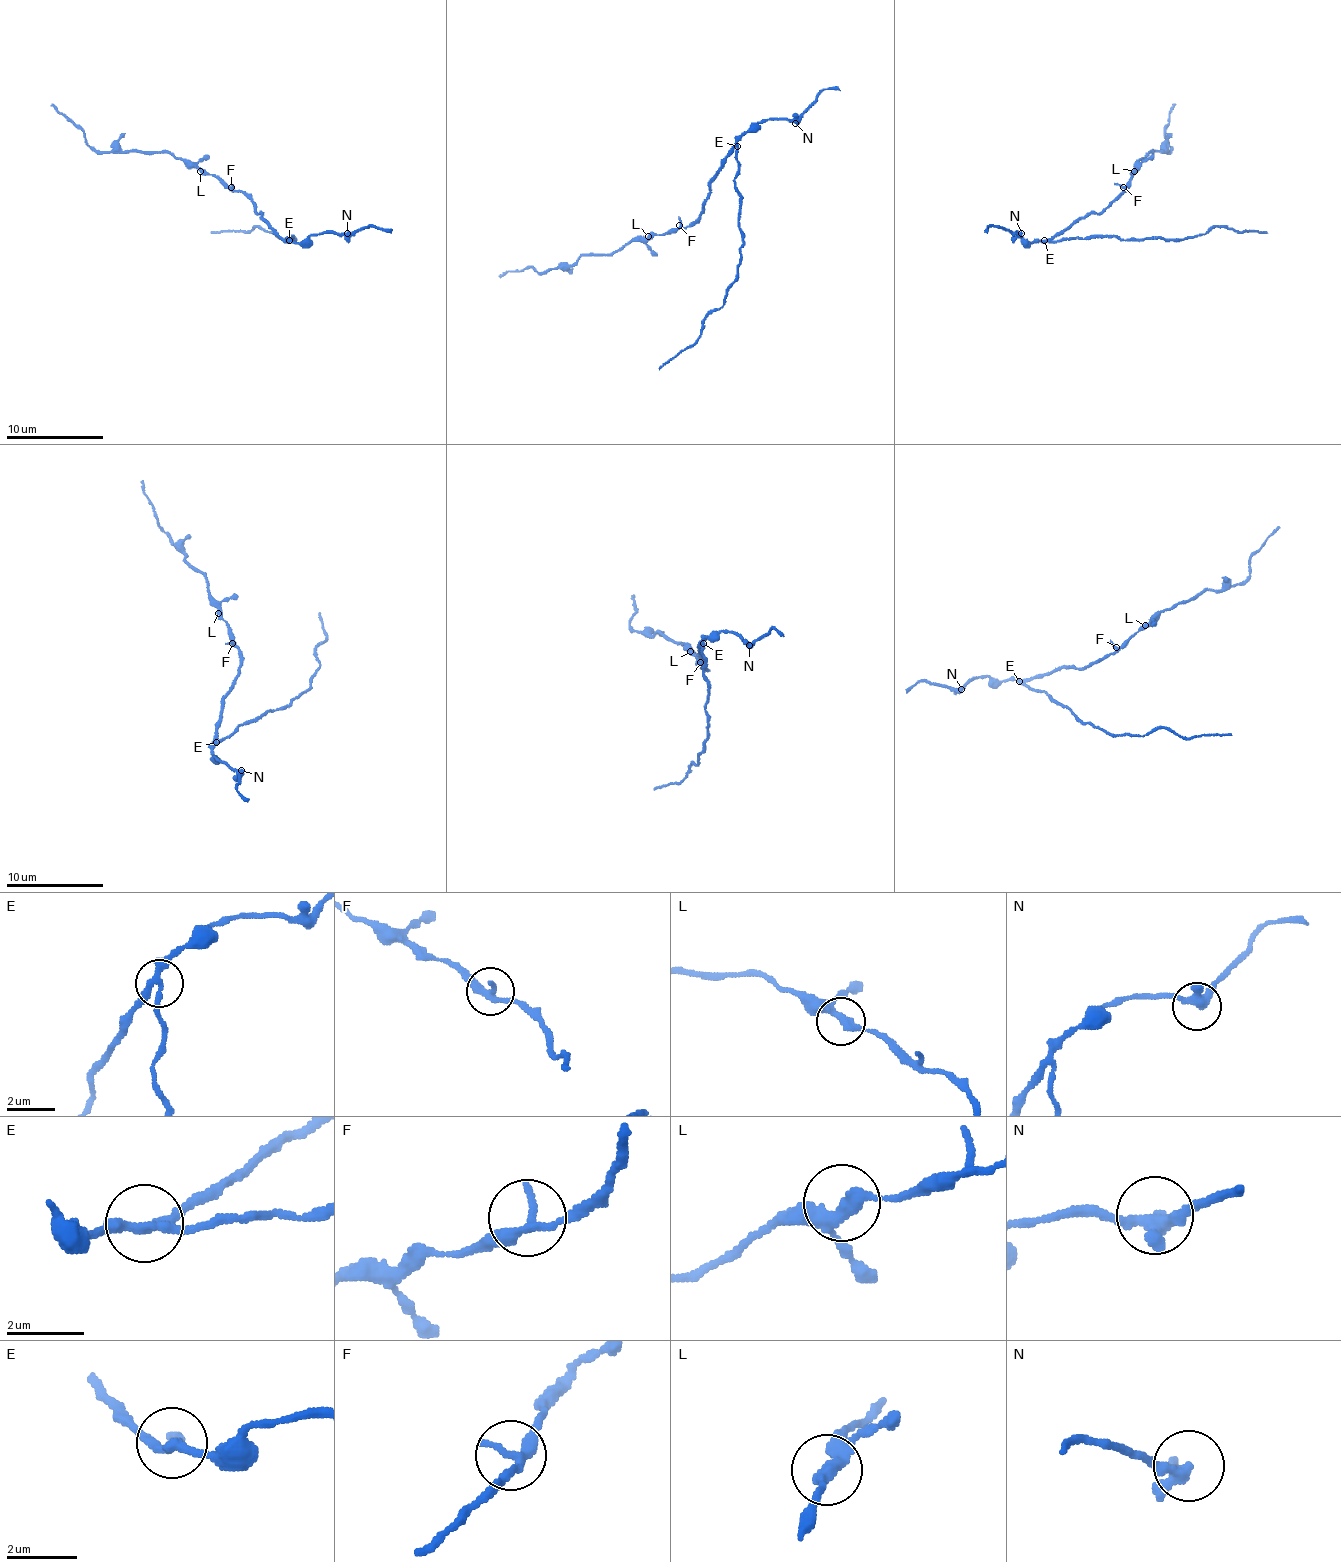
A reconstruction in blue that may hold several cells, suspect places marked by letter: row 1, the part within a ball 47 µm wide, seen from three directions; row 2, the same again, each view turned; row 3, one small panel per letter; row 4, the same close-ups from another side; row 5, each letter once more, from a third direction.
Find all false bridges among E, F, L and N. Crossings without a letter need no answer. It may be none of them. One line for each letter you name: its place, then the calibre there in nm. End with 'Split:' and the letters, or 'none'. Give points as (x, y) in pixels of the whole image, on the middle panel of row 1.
E: at (737, 146); 260 nm thick
Split: E

